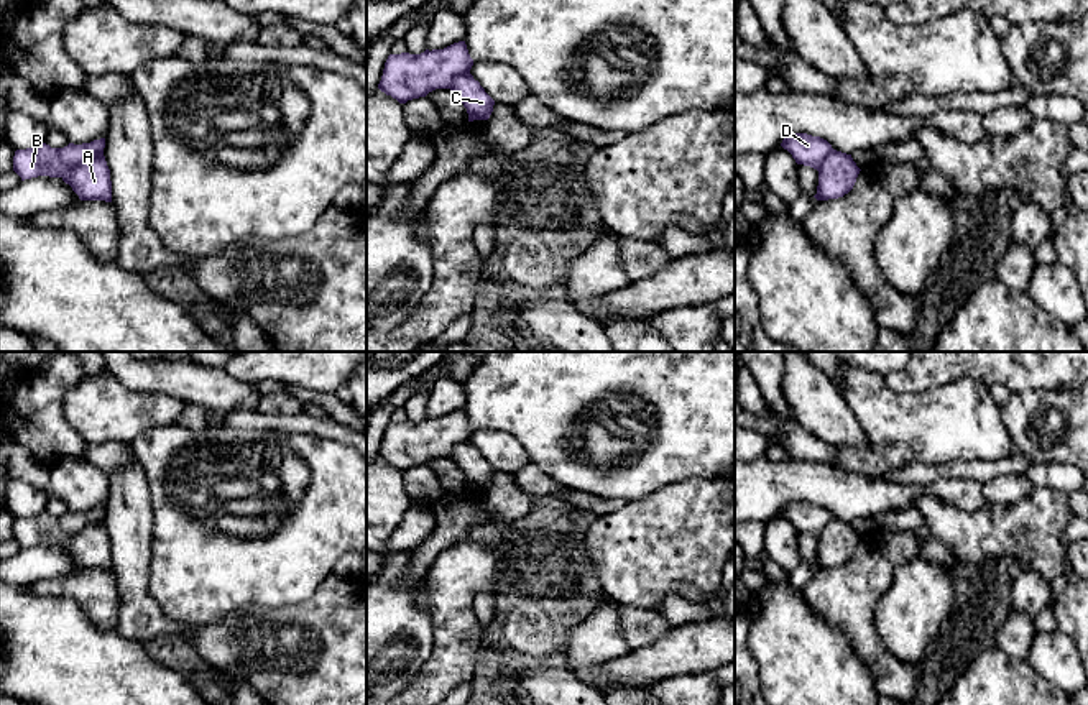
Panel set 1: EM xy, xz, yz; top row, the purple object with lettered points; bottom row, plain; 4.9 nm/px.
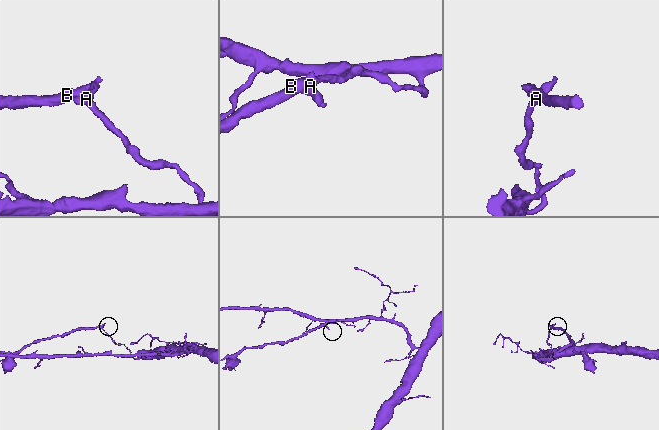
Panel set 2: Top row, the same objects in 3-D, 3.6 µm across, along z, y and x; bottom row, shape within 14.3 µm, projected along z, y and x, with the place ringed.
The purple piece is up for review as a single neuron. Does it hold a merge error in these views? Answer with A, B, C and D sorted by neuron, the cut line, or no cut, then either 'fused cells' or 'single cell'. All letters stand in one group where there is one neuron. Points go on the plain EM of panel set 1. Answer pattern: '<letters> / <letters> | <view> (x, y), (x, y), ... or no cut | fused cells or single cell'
A C / B D | xy (102, 520), (87, 525), (61, 544) | fused cells

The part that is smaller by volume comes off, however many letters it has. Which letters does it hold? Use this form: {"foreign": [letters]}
{"foreign": ["B", "D"]}

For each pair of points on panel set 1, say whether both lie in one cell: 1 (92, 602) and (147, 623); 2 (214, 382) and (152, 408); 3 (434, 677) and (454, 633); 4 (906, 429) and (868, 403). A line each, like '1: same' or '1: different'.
1: different
2: different
3: same
4: same

